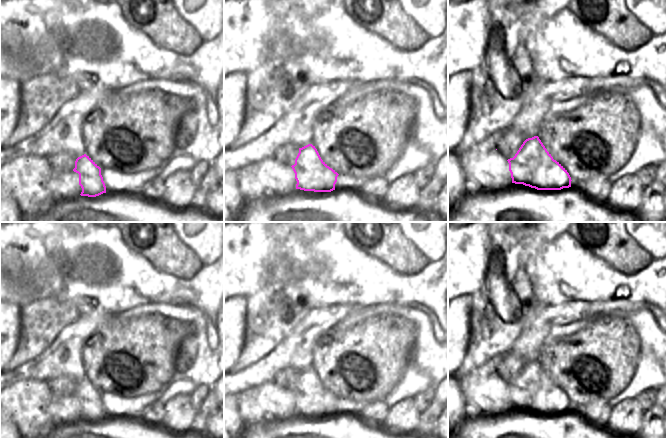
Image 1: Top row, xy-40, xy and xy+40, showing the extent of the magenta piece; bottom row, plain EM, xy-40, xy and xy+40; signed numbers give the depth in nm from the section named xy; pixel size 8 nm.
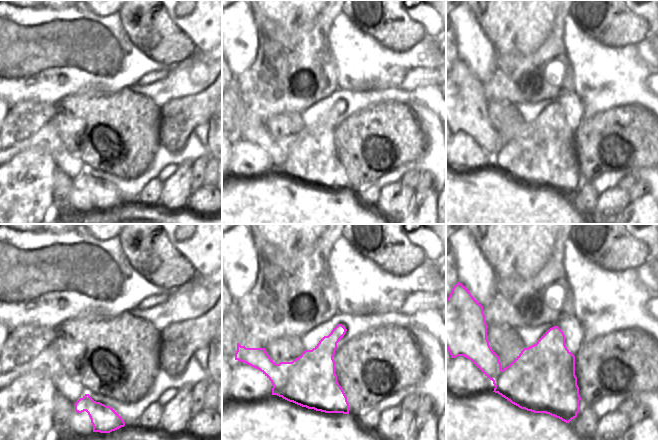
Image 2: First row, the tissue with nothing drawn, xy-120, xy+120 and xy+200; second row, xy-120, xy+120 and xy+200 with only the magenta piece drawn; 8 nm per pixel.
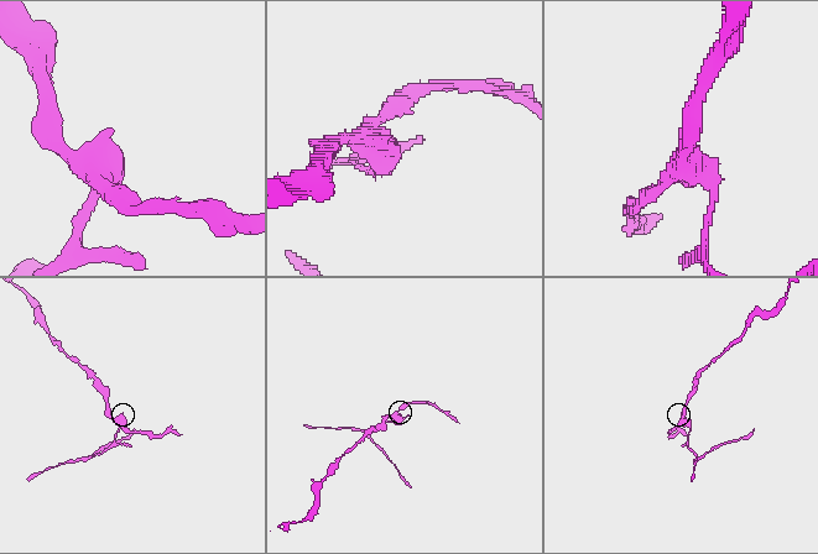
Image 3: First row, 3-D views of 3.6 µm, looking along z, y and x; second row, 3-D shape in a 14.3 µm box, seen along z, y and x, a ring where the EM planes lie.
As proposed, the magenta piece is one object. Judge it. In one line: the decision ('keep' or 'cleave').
cleave

